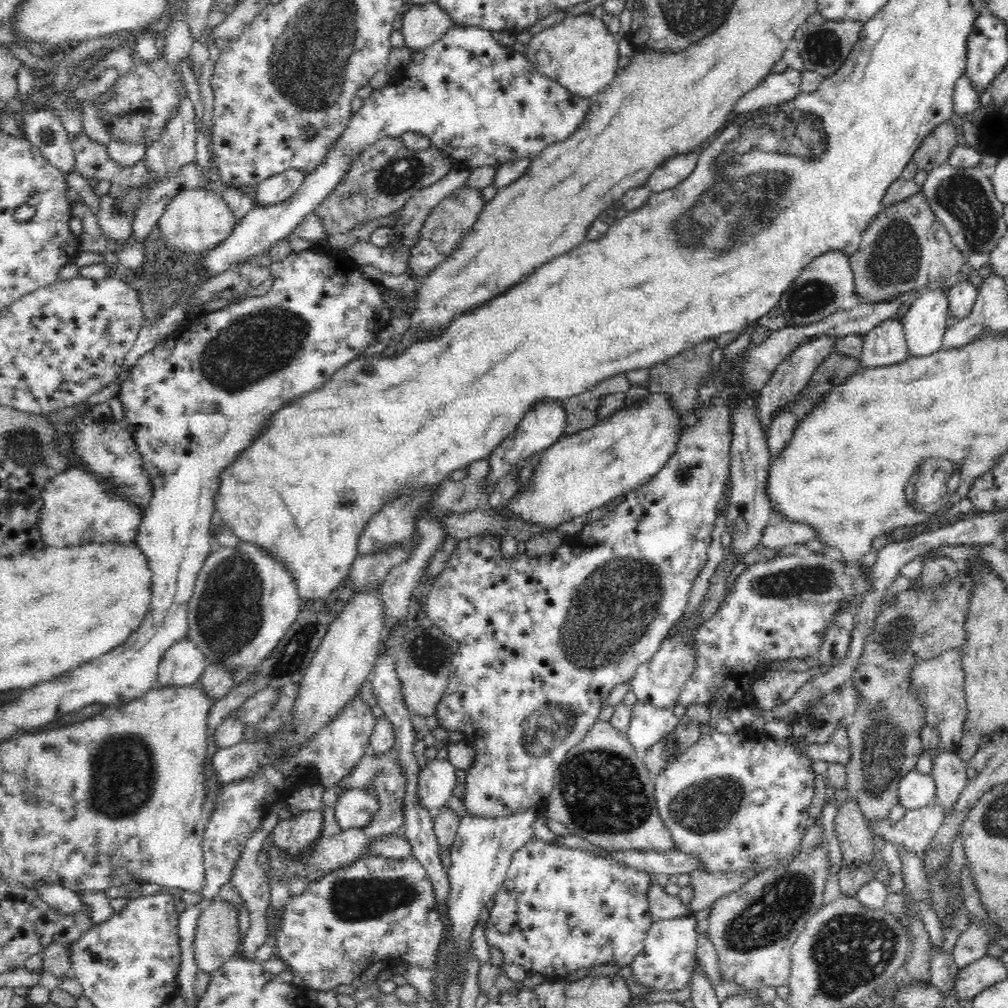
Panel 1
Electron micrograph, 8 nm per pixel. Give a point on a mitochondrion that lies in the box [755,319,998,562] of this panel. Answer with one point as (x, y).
(930, 483)

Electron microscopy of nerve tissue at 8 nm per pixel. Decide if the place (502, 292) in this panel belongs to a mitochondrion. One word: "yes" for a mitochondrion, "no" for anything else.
no

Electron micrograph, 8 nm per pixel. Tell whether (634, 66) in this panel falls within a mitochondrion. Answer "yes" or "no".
no

